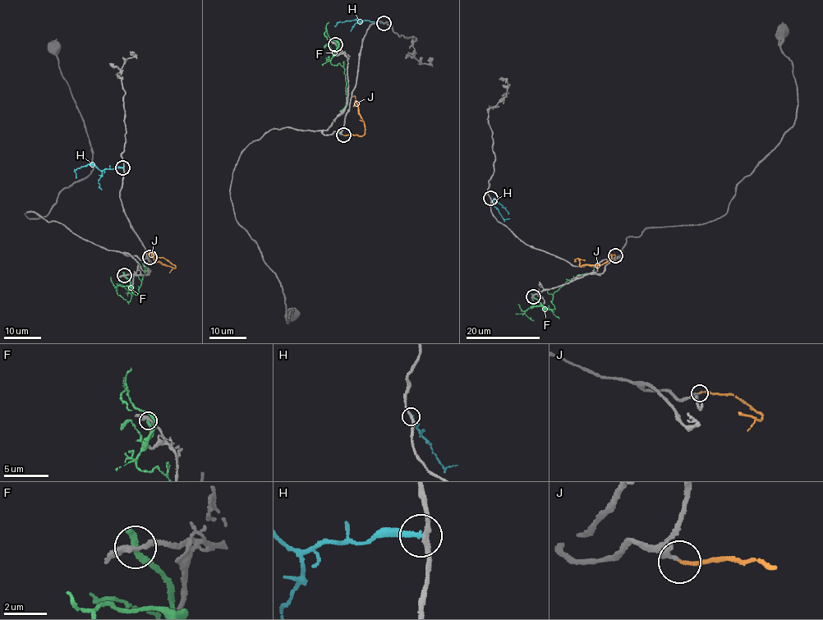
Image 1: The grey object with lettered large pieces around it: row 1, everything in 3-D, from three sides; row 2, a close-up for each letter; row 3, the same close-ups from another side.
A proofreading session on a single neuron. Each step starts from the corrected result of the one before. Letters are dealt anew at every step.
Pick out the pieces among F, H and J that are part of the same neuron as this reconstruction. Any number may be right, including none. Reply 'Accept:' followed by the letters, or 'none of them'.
Accept: J

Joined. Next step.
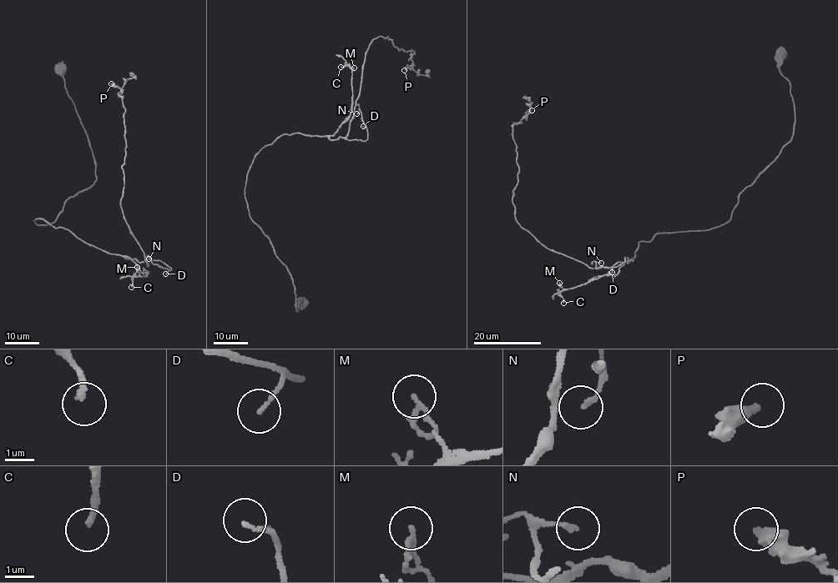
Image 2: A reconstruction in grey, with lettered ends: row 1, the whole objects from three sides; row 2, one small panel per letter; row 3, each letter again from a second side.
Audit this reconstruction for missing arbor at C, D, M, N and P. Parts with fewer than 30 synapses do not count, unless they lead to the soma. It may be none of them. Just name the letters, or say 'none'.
C

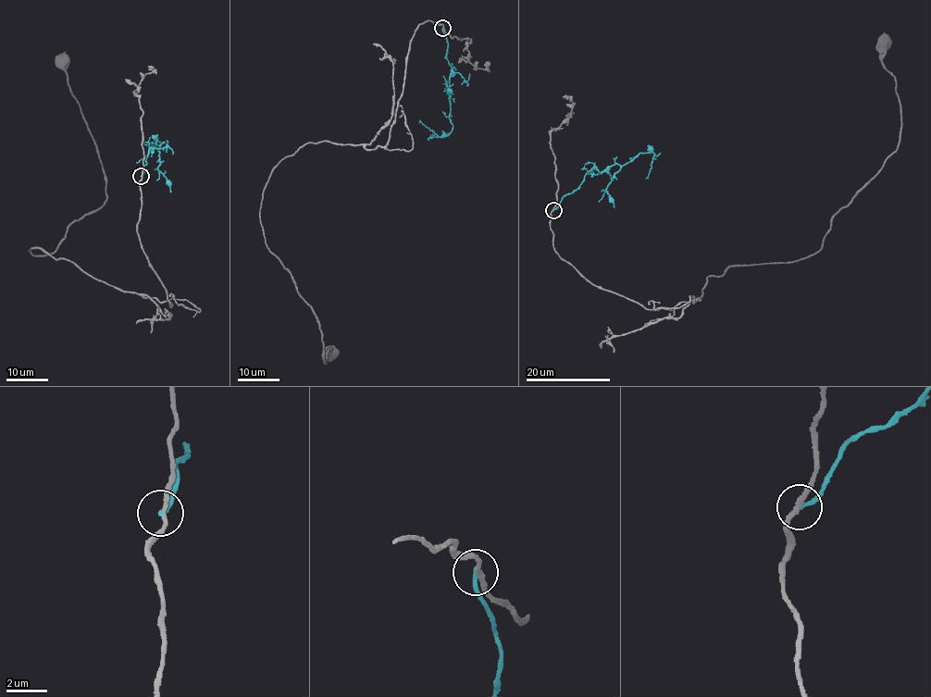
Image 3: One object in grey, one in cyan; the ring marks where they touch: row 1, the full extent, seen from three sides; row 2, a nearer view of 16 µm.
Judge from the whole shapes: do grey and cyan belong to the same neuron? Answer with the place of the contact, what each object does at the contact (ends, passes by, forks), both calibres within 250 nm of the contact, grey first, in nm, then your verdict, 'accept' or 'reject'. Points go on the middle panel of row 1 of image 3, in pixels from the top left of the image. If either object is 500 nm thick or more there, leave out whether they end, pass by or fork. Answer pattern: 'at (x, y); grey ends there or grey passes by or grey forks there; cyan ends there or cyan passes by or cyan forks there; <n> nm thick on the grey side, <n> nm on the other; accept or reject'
at (442, 28); grey passes by; cyan ends there; 200 nm thick on the grey side, 240 nm on the other; reject

